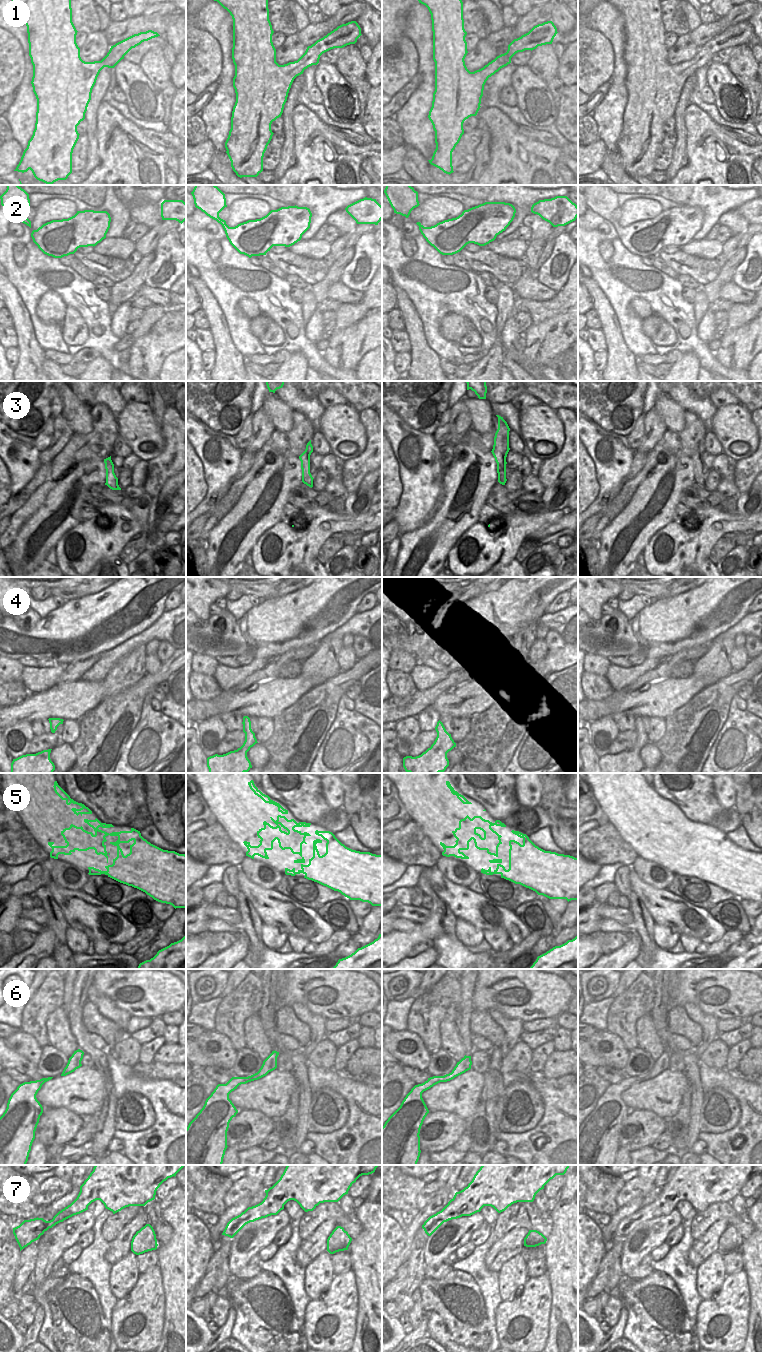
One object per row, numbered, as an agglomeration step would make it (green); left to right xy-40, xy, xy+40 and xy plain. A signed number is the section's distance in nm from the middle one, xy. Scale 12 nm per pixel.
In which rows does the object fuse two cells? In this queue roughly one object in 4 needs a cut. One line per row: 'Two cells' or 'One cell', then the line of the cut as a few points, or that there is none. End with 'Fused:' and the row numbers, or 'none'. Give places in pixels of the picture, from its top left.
1: One cell. No split
2: One cell. No split
3: Two cells. Split along xy+40 (496, 462), (503, 459), (506, 463)
4: One cell. No split
5: One cell. No split
6: One cell. No split
7: One cell. No split
Fused: 3

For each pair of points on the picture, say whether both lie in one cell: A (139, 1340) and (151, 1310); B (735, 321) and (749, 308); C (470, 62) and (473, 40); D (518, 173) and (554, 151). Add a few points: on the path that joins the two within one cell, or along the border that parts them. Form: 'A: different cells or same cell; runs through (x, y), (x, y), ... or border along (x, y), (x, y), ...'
A: same cell; runs through (141, 1333), (147, 1327), (148, 1317)
B: same cell; runs through (738, 318), (746, 311)
C: different cells; border along (481, 39), (468, 52)
D: same cell; runs through (528, 164), (535, 154), (544, 154)

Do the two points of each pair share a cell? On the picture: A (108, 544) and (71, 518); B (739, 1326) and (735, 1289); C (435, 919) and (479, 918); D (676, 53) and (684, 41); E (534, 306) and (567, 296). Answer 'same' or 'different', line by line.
A: different
B: same
C: different
D: same
E: same

